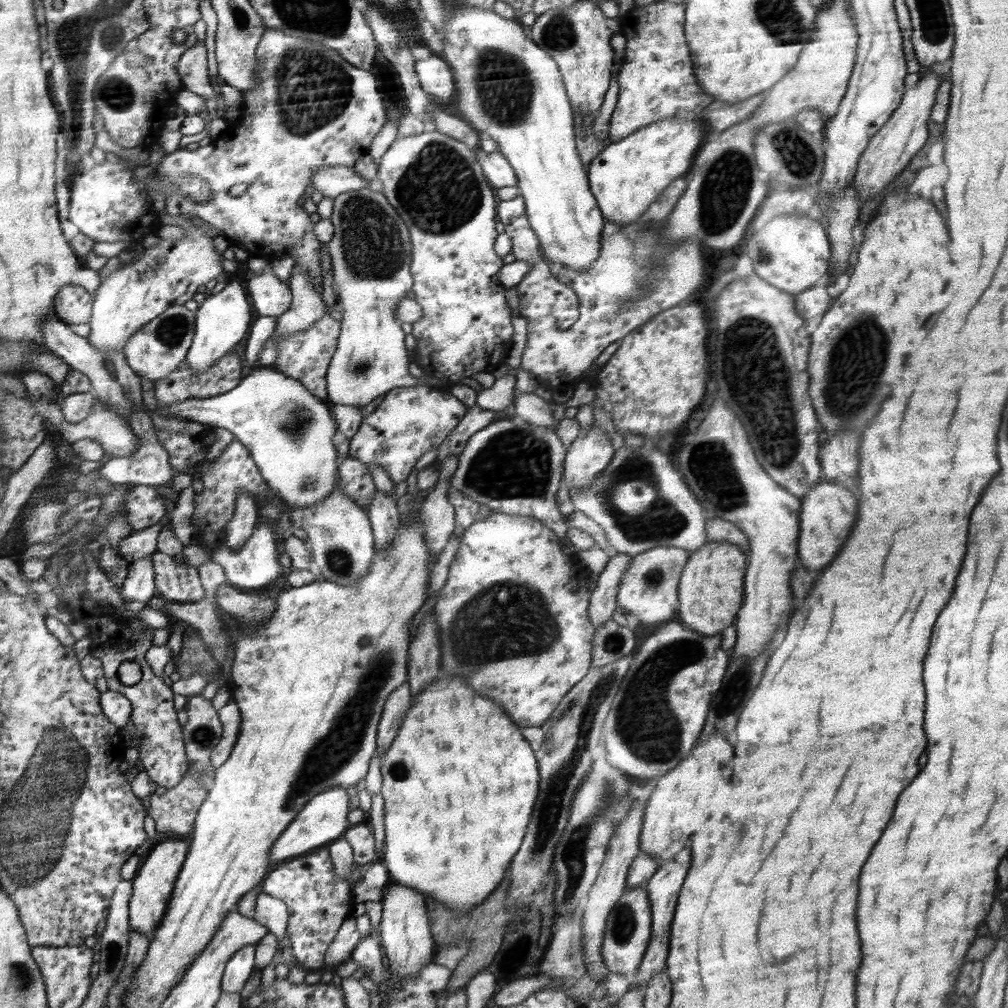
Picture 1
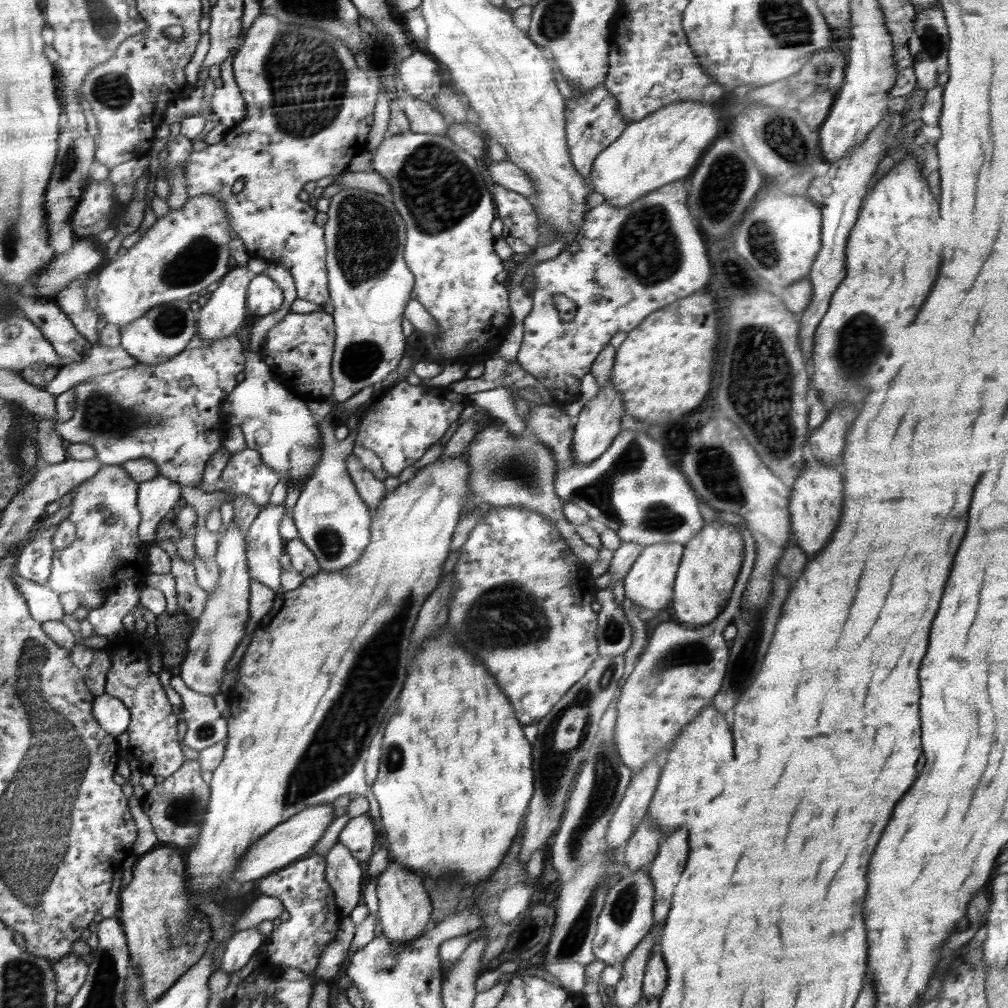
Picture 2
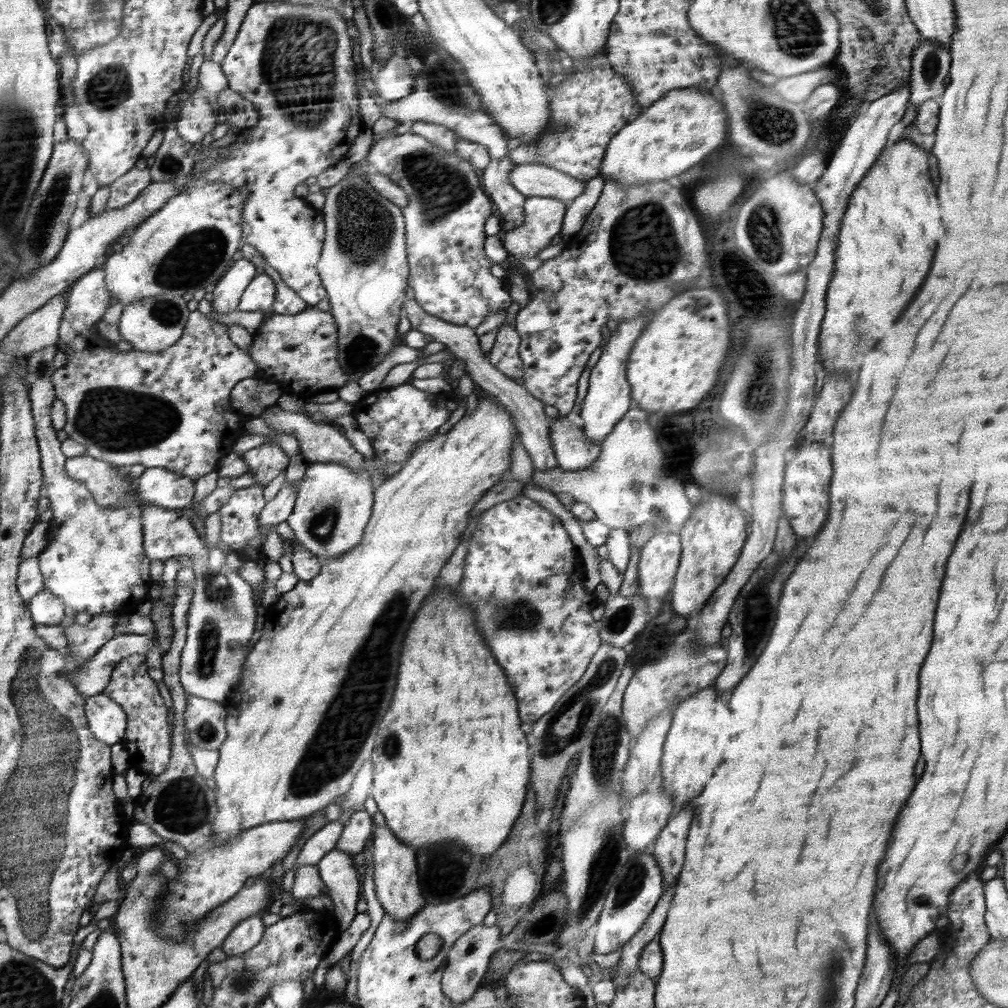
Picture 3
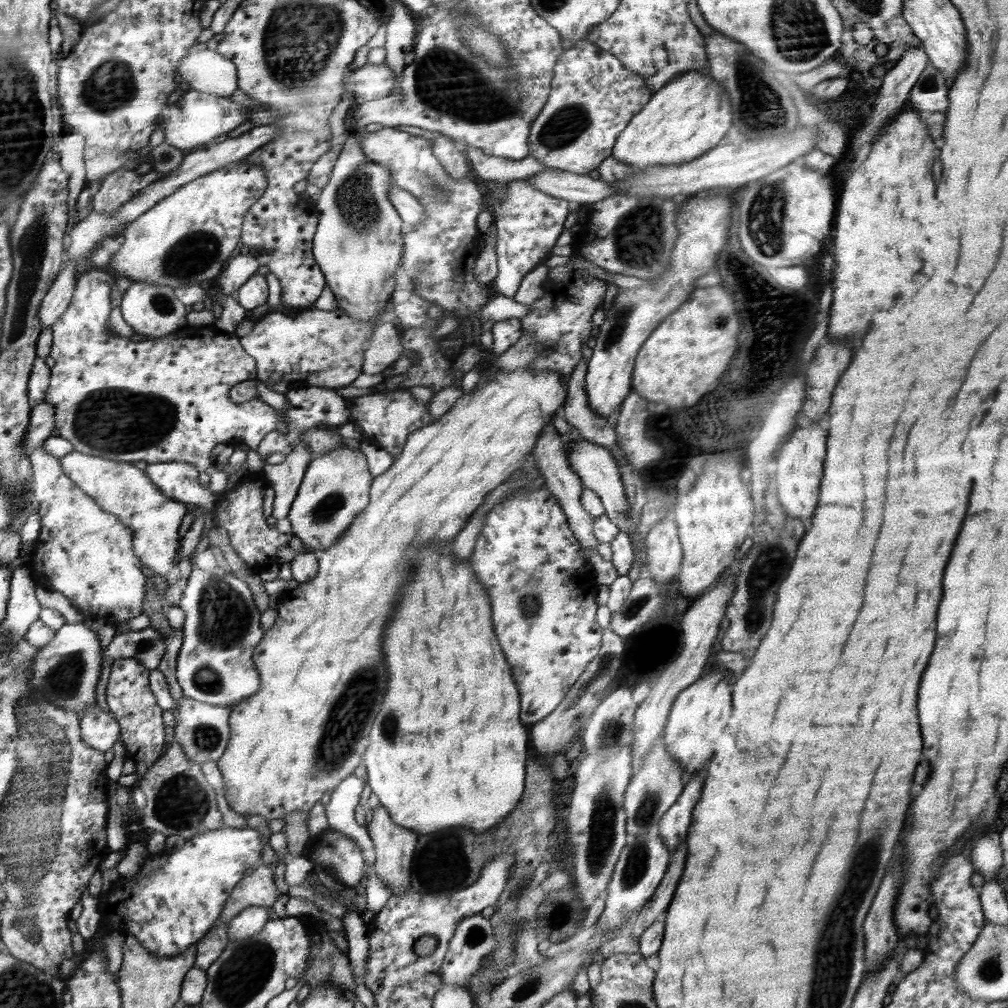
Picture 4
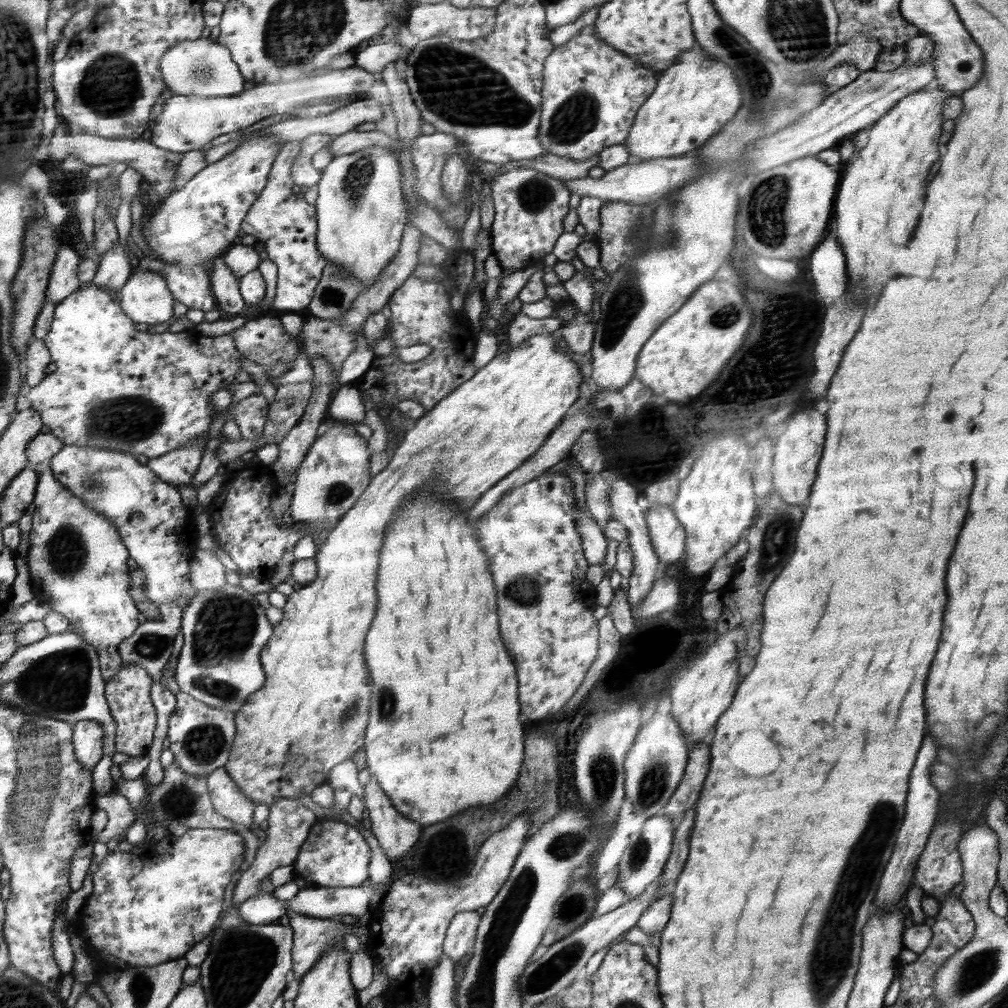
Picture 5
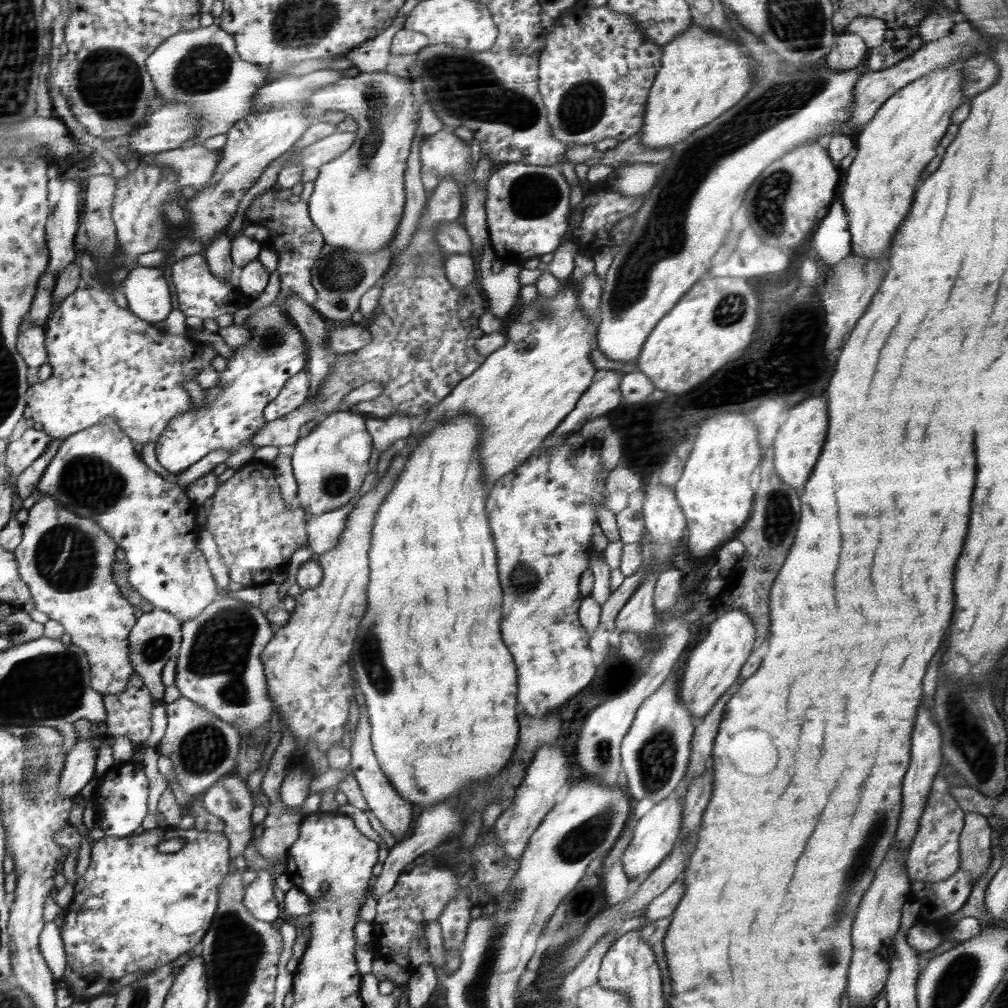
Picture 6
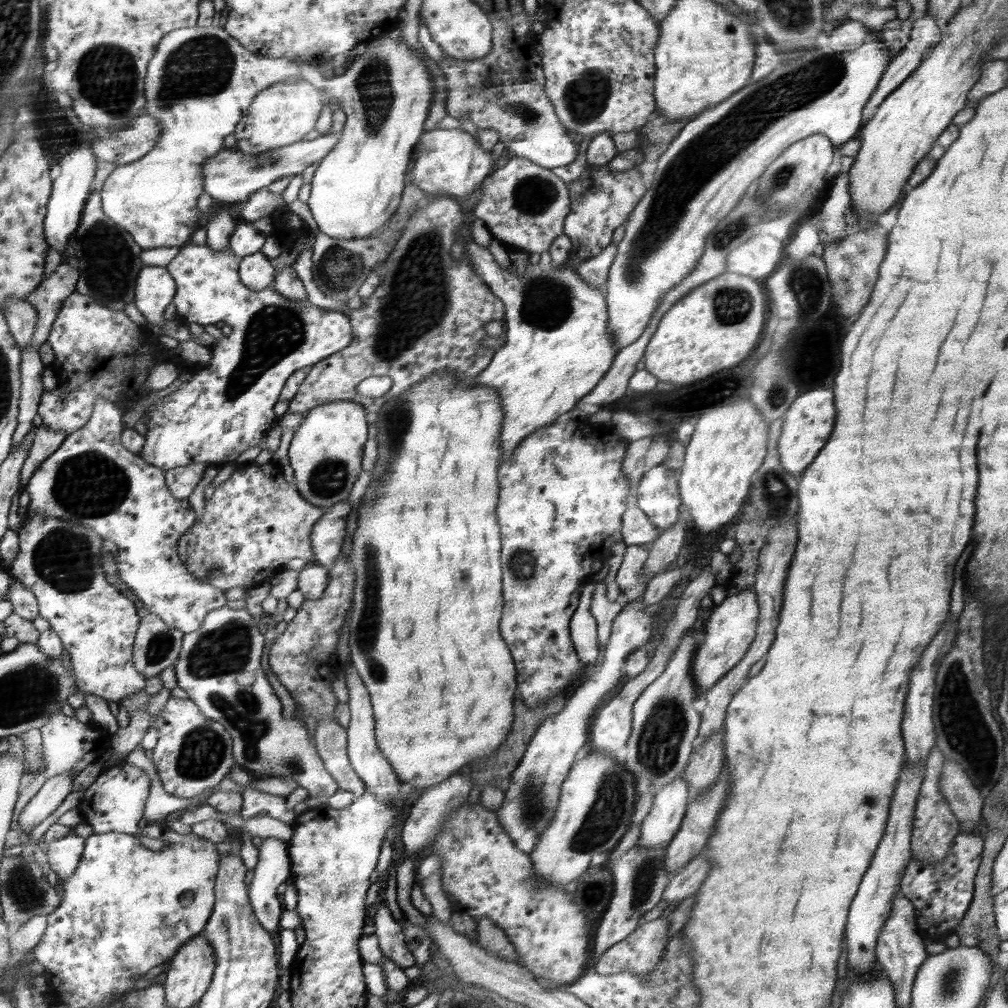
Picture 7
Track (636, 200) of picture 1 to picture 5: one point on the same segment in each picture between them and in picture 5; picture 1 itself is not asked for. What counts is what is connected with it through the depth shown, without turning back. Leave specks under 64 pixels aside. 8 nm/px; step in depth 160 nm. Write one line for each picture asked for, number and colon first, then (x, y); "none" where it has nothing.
2: (665, 146)
3: (671, 135)
4: (688, 116)
5: (694, 99)

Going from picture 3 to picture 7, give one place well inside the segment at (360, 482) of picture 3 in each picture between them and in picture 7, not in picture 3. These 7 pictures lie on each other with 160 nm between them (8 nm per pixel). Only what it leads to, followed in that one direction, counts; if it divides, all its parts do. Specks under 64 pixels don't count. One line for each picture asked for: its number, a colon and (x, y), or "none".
4: (334, 490)
5: (332, 477)
6: (329, 464)
7: (326, 452)

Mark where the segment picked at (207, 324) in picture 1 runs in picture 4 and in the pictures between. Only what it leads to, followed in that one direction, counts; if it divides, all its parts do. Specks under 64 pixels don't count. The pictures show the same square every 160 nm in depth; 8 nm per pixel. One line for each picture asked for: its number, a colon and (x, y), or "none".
2: (225, 312)
3: (226, 296)
4: (244, 265)

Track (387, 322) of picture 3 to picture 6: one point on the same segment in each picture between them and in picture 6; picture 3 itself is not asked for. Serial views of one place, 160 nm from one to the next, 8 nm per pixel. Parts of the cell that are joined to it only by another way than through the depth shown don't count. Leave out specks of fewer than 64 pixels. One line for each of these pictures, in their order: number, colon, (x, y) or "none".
4: (358, 244)
5: (361, 213)
6: (358, 198)

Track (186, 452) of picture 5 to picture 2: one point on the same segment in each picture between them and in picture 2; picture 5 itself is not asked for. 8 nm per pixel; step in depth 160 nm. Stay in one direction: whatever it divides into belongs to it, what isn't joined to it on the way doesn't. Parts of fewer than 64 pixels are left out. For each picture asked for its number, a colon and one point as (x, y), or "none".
2: (157, 497)
3: (159, 487)
4: (179, 480)

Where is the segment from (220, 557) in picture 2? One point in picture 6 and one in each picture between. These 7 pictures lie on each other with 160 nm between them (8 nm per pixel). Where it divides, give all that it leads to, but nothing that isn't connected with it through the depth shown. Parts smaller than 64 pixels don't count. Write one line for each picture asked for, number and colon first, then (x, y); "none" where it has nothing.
3: (219, 626)
4: (214, 665)
5: (224, 630)
6: (219, 668)

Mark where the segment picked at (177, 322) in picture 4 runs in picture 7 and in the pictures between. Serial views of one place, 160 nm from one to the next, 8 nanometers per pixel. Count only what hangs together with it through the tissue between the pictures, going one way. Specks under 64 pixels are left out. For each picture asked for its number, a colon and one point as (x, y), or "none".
5: (145, 298)
6: (147, 293)
7: (154, 289)

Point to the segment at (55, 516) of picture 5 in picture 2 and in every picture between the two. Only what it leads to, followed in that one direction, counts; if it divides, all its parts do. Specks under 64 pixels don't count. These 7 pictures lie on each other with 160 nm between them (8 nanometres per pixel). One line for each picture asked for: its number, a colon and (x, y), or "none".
2: (103, 555)
3: (95, 561)
4: (84, 552)

